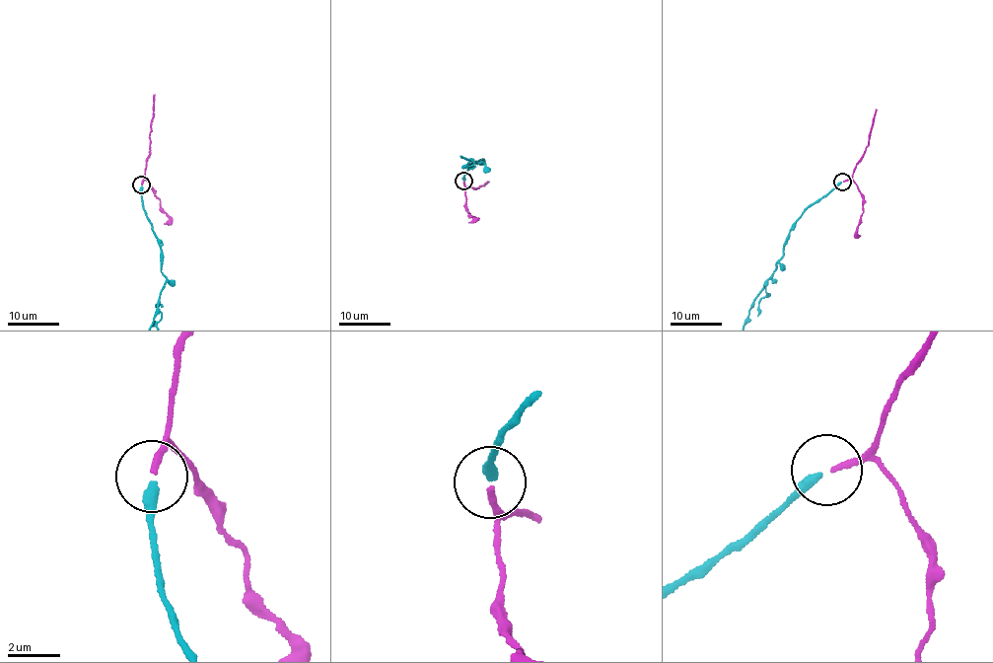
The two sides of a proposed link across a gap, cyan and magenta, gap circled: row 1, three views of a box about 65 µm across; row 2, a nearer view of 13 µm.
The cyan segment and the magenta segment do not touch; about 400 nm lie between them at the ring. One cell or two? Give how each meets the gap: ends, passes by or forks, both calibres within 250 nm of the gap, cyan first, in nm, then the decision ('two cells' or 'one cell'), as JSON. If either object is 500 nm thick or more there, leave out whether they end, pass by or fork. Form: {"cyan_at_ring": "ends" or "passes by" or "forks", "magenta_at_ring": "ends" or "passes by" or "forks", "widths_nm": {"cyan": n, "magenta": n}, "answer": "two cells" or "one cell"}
{"cyan_at_ring": "ends", "magenta_at_ring": "ends", "widths_nm": {"cyan": 360, "magenta": 240}, "answer": "one cell"}

